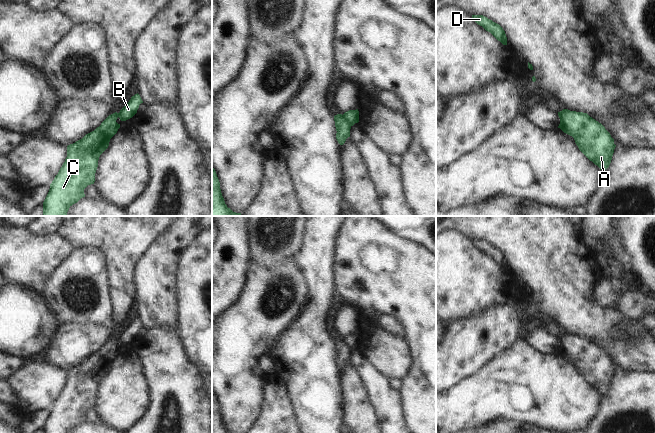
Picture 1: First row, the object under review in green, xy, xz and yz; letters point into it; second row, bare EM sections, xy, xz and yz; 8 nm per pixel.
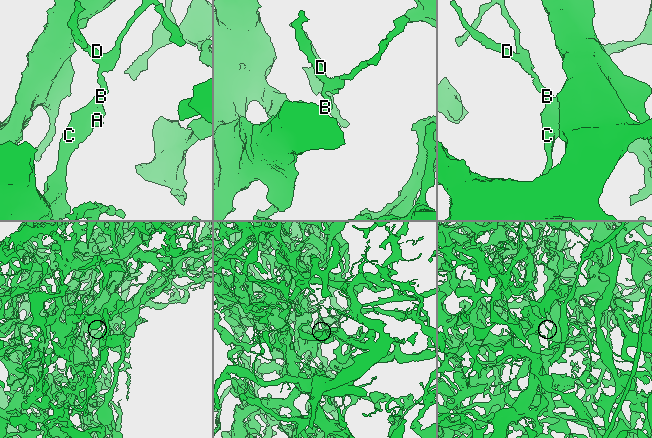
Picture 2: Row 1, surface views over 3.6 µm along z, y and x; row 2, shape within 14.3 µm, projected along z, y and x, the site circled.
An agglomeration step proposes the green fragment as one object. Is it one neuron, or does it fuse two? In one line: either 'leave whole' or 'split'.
split

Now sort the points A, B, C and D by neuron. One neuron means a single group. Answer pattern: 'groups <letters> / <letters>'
groups A C / B D

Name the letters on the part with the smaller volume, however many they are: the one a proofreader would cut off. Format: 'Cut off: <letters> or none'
Cut off: B, D

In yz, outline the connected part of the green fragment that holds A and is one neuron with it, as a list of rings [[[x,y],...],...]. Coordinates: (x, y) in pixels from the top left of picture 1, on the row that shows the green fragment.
[[[563,109],[558,128],[572,136],[579,150],[601,170],[609,167],[616,145],[601,123],[587,113]]]

